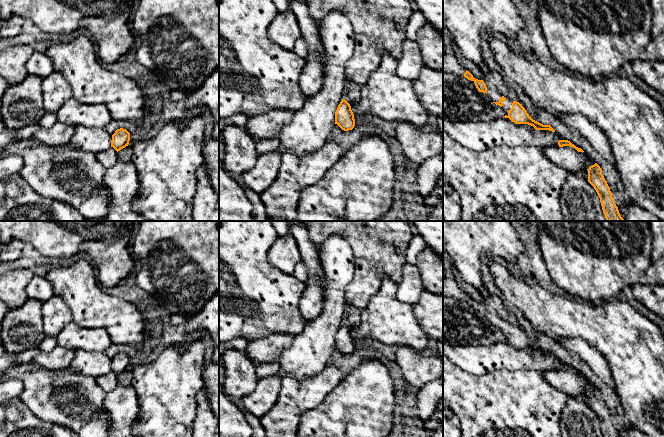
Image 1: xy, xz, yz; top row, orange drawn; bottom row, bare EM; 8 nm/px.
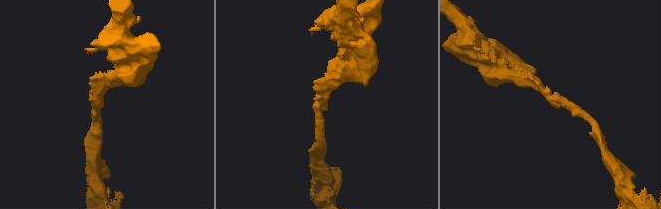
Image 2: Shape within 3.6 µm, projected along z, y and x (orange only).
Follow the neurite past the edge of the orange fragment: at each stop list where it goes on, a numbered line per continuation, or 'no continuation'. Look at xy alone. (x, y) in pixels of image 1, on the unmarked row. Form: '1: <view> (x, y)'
1: xy (125, 378)

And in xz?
no continuation

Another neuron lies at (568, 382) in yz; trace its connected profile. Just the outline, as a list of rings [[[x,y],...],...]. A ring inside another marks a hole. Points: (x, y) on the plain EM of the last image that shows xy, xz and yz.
[[[570,370],[549,371],[544,373],[544,377],[546,381],[557,390],[574,398],[581,394],[588,396],[589,391],[596,387],[584,376],[578,376]]]

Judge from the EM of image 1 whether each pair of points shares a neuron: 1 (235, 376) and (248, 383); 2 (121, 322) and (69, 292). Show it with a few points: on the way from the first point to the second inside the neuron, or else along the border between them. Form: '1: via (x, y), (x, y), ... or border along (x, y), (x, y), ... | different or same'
1: via (238, 376), (245, 381) | same
2: via (108, 312), (96, 309), (82, 295) | same

